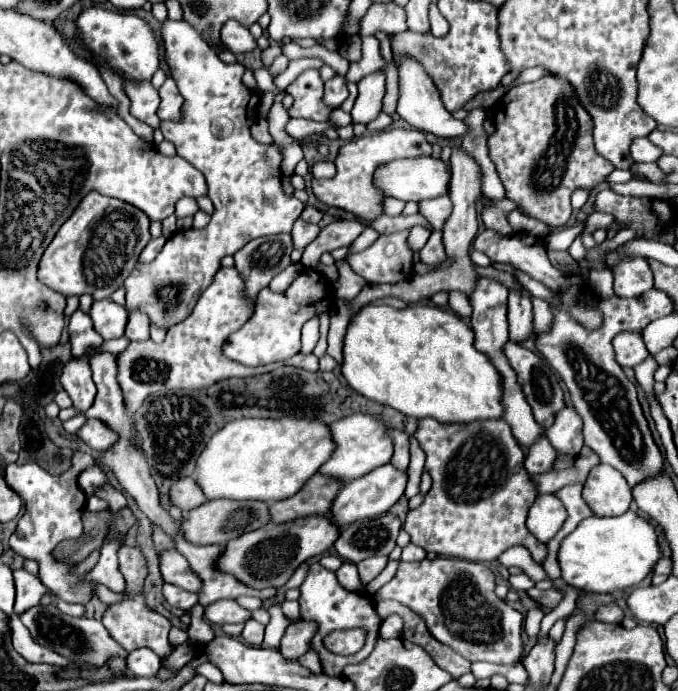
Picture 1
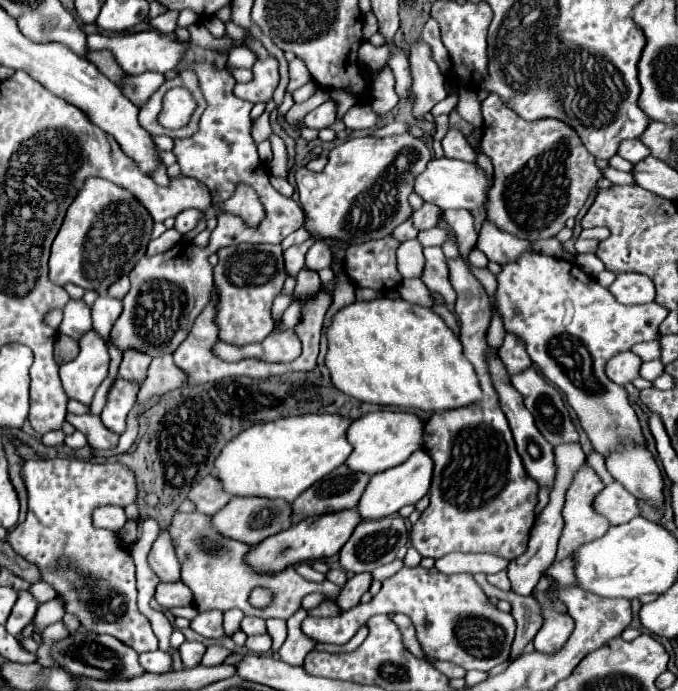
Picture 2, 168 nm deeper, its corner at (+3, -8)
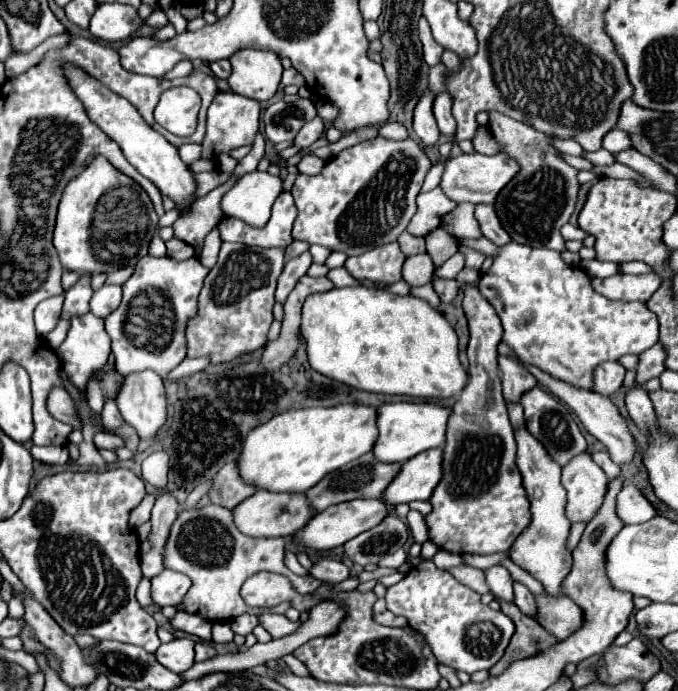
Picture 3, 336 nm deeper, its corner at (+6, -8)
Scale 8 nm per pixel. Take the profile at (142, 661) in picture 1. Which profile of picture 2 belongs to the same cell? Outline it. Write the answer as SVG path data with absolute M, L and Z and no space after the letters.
M156 650L156 652L140 654L140 656L138 656L138 662L140 662L140 666L144 668L144 672L154 672L154 674L158 674L158 672L168 672L172 660L170 660L170 654Z

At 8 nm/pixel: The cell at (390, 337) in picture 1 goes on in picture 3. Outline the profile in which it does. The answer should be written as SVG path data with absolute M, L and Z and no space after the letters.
M349 286L331 288L327 292L315 292L303 304L301 336L305 342L307 358L313 370L341 380L357 390L383 392L383 394L407 394L423 400L441 400L455 396L467 384L467 372L457 356L457 334L451 324L431 308L425 300L415 296L397 296L387 290Z

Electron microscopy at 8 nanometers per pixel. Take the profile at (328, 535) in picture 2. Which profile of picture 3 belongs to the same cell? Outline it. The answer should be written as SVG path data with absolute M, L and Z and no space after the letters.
M365 498L365 500L351 500L351 502L345 502L345 504L337 504L335 510L323 510L323 512L317 512L313 516L313 520L301 530L297 532L295 536L295 542L301 544L301 546L309 546L309 548L315 548L315 550L331 550L335 546L341 546L345 544L347 540L359 536L361 532L365 530L371 530L373 526L377 526L385 516L389 514L389 506L379 498Z

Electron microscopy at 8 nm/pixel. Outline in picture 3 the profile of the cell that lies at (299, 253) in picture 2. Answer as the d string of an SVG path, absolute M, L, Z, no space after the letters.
M309 252L301 254L299 260L287 260L281 276L279 276L279 282L277 282L277 292L275 292L275 302L285 302L285 298L289 296L289 292L293 290L293 286L297 284L297 280L309 270L313 258Z

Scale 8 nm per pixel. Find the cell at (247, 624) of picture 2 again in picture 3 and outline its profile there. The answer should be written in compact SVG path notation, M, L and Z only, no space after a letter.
M251 614L237 616L237 618L233 618L233 620L229 622L231 630L233 630L235 634L243 634L243 636L247 636L247 634L257 626L257 624L259 624L259 620L257 620L255 616L251 616Z

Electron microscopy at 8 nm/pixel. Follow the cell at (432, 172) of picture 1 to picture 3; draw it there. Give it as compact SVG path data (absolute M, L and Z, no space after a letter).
M459 154L459 156L451 156L445 162L445 172L441 178L441 188L443 192L459 202L471 202L471 204L493 204L497 194L501 192L501 188L505 184L509 184L509 180L513 180L513 176L517 176L517 172L521 170L519 162L507 154L495 154L495 156L485 156L485 154Z

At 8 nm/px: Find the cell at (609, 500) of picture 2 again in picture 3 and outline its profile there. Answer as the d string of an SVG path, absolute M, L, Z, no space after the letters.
M625 484L617 496L617 514L625 524L641 524L657 516L651 502L641 494L635 484Z

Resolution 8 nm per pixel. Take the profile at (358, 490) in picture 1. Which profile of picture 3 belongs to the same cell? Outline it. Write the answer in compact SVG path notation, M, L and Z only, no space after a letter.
M431 448L429 452L421 452L421 456L407 460L401 468L401 476L397 476L397 480L385 490L383 500L389 506L411 500L429 500L443 476L441 462L443 448Z

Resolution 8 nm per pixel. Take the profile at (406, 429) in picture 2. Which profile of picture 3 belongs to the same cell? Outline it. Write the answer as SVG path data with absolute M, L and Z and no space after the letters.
M395 402L383 404L379 408L379 440L373 448L377 460L385 462L405 462L419 452L429 448L439 448L445 444L447 420L451 416L451 408L437 402Z

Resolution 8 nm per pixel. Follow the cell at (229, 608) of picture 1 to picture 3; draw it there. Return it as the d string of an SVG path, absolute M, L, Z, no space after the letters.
M177 612L169 620L169 624L171 624L171 628L181 630L181 632L187 632L187 634L193 634L193 636L197 636L203 642L209 642L211 640L211 626L213 624L209 620L201 620L199 616L185 614L185 612Z

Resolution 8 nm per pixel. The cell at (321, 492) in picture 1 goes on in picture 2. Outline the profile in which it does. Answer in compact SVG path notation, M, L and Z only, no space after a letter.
M346 466L336 468L292 502L292 524L310 516L356 508L356 500L362 496L368 480L370 478L360 472L348 472Z

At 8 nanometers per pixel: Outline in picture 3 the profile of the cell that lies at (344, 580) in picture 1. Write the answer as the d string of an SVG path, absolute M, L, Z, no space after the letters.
M321 558L319 562L315 562L309 570L309 574L321 582L343 582L349 578L351 570L349 566L345 566L343 562L339 560L333 560L333 558Z

